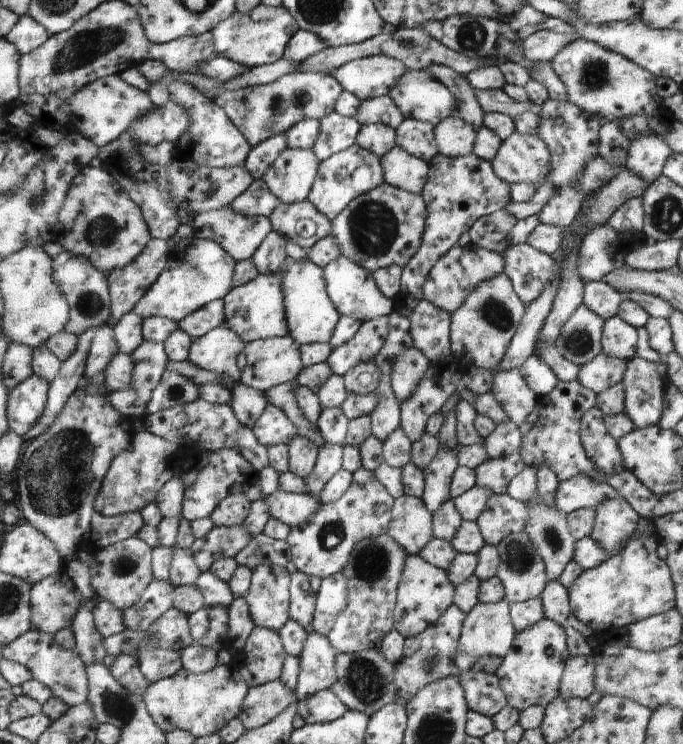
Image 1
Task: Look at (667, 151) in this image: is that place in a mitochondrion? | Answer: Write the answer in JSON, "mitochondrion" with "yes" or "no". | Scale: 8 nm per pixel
{"mitochondrion":"no"}

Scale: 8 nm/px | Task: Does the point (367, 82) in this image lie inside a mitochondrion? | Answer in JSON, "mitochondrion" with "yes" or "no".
{"mitochondrion":"no"}

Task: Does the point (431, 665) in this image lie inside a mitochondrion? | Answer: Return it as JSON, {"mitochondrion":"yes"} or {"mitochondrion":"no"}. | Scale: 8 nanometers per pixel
{"mitochondrion":"yes"}

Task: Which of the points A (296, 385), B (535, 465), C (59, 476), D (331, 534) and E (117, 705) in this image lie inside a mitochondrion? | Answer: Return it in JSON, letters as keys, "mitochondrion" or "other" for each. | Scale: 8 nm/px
{"A":"other","B":"other","C":"mitochondrion","D":"mitochondrion","E":"mitochondrion"}

